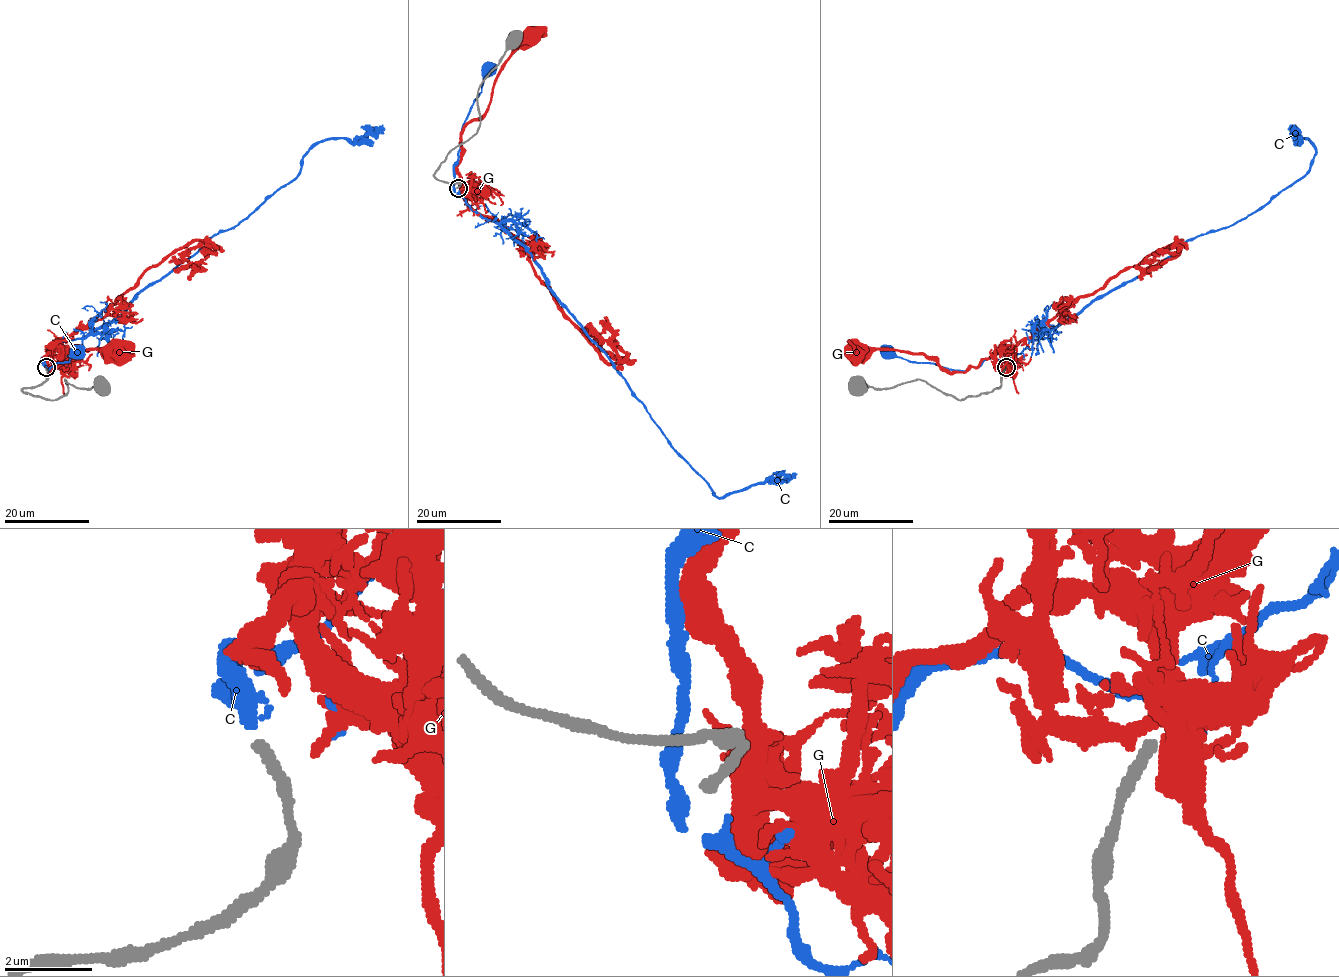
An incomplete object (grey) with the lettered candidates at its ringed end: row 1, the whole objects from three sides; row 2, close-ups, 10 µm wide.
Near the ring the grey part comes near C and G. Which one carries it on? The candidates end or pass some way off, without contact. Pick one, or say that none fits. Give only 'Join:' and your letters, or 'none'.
Join: none

